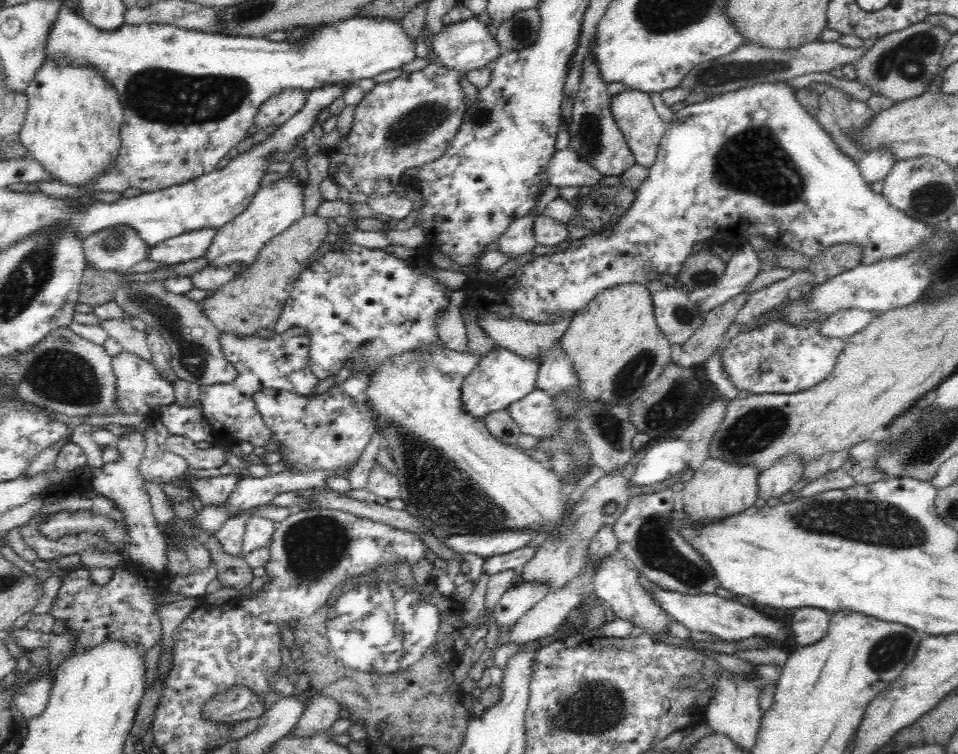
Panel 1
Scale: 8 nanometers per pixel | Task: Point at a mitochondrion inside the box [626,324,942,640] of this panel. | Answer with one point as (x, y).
(855, 518)

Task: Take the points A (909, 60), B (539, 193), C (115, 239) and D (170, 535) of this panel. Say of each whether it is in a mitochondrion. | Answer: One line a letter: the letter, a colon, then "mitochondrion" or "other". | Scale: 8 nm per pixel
A: mitochondrion
B: other
C: mitochondrion
D: other

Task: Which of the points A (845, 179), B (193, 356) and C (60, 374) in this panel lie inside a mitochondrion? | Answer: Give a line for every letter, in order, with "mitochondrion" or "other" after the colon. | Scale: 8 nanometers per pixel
A: other
B: mitochondrion
C: mitochondrion

